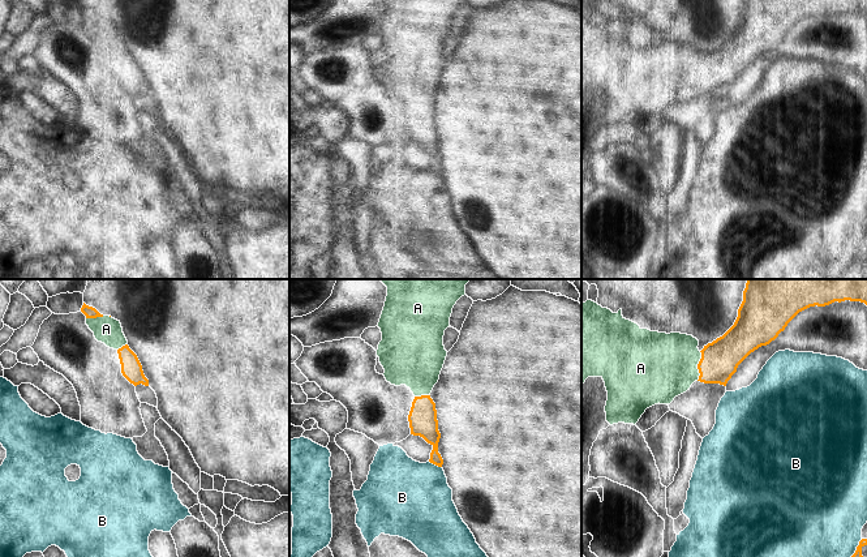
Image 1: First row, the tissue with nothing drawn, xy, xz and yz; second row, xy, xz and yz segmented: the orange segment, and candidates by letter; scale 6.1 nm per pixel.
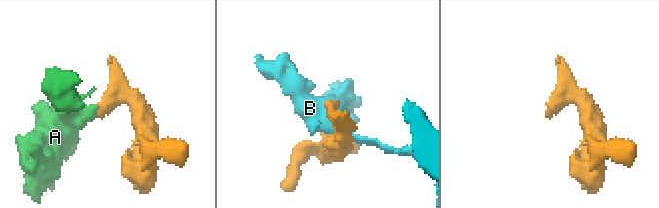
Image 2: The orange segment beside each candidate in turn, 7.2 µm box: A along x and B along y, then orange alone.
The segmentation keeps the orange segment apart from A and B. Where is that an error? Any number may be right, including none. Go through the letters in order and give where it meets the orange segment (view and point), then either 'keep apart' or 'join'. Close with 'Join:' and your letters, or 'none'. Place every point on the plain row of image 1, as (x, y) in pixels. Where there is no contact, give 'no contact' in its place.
A: contact yz (698, 73); join
B: contact xz (436, 172); keep apart
Join: A

